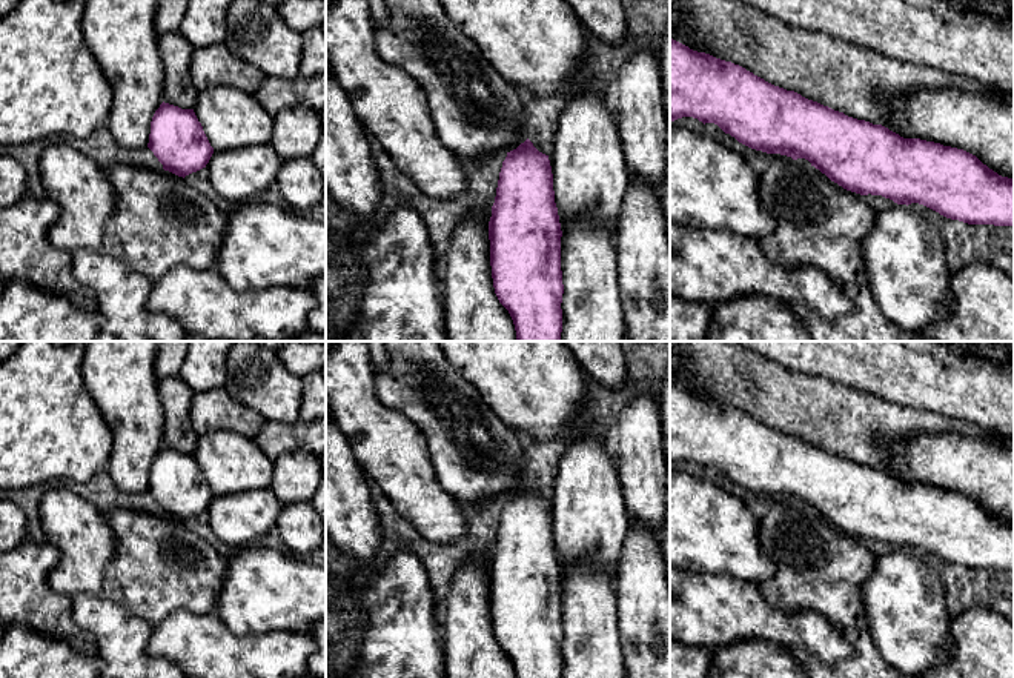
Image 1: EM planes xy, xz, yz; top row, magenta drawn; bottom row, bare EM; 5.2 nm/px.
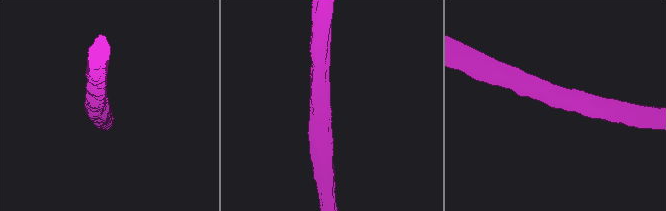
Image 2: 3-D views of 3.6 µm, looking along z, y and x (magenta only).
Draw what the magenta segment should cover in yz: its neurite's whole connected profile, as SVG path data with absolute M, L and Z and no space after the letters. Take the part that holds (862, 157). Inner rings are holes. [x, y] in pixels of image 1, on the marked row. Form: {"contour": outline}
{"contour": "M670 38L670 120L693 117L714 123L739 143L793 160L805 158L831 181L860 195L882 195L897 204L923 204L940 215L968 224L1014 226L1014 178L1002 177L976 155L940 143L903 138L882 125L873 125L774 86L745 68L698 52Z"}

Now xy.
{"contour": "M164 101L152 117L147 148L164 171L183 178L206 168L214 154L194 109Z"}

